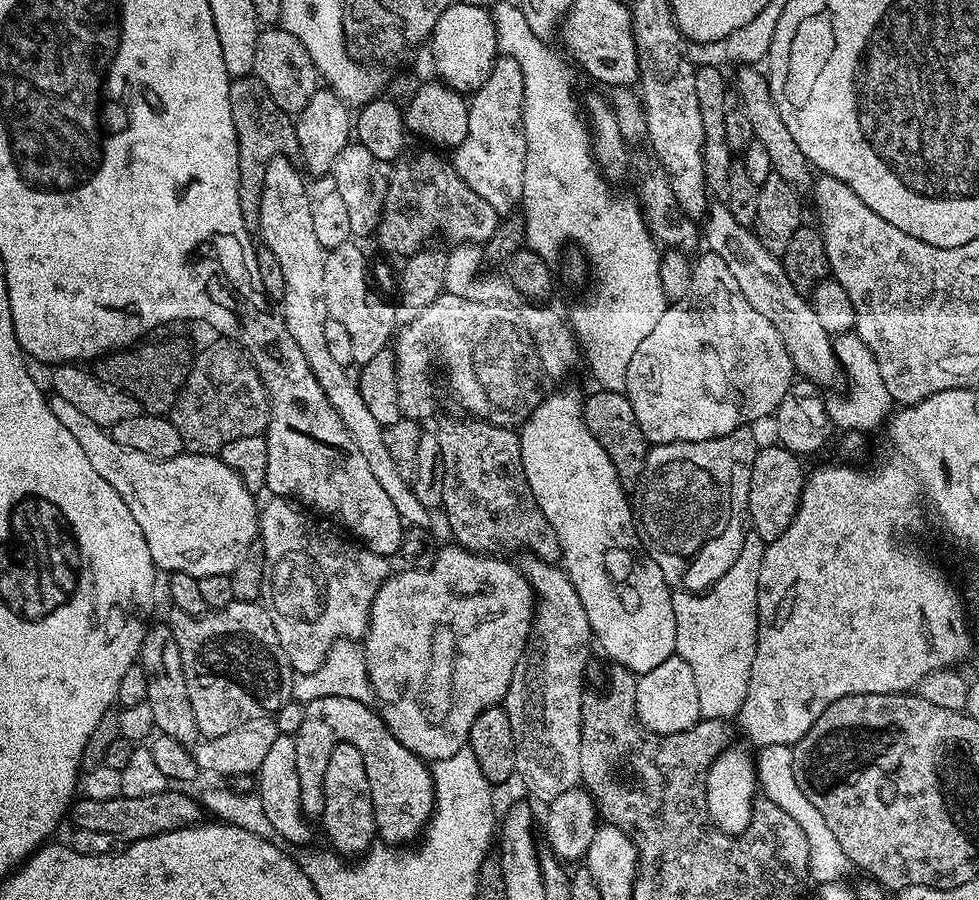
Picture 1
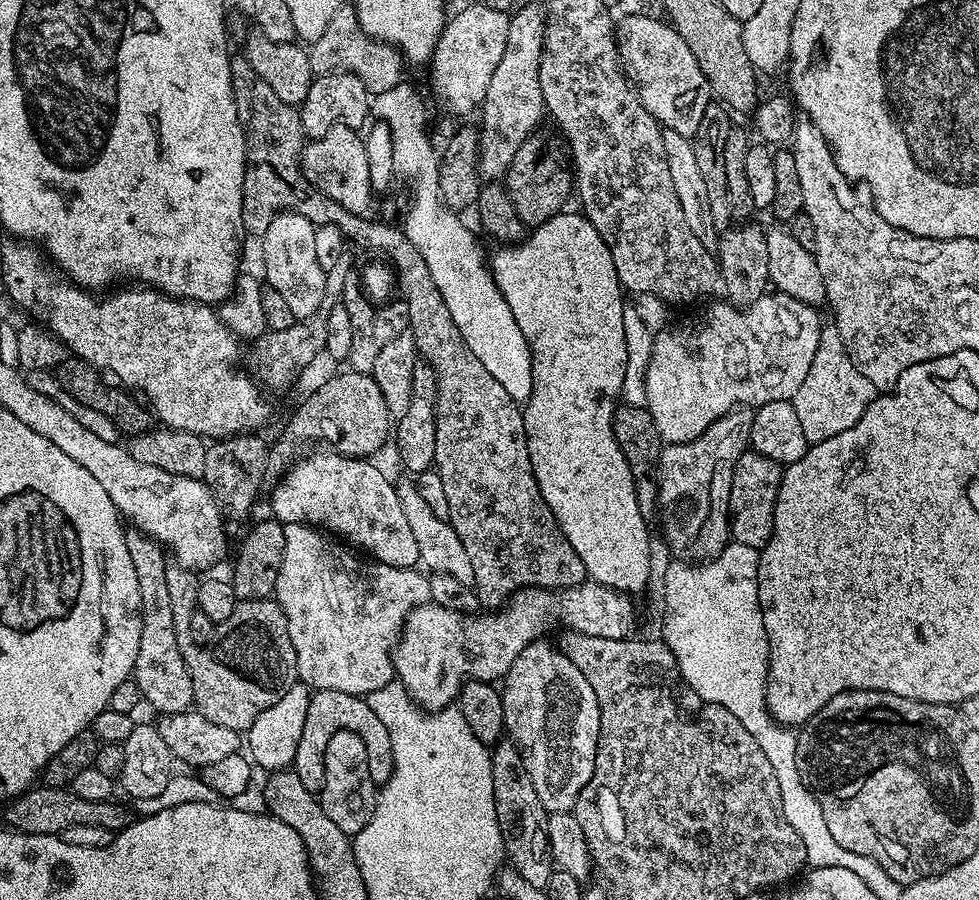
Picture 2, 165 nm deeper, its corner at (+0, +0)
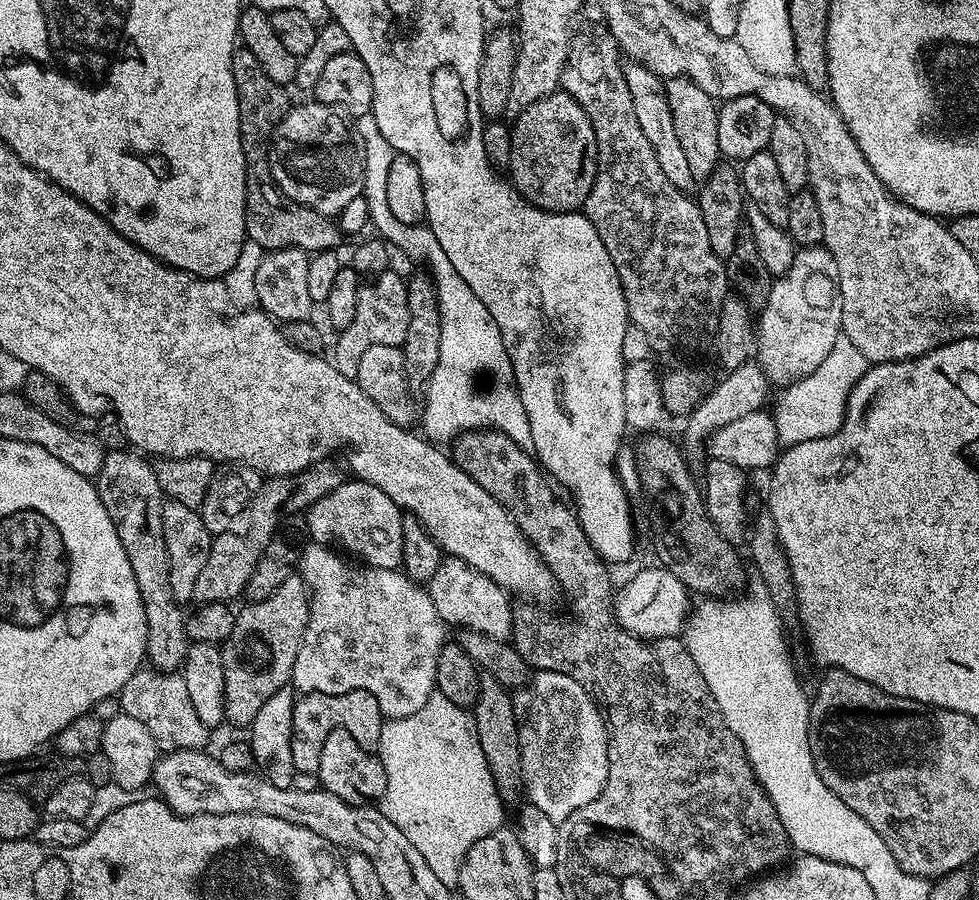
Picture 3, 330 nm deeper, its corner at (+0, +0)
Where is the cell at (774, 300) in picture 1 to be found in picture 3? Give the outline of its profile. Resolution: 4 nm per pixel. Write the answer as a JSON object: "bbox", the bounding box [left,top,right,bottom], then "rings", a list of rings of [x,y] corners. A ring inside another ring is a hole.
{"bbox":[624,62,694,193],"rings":[[[637,62],[624,64],[624,77],[626,86],[630,90],[630,98],[634,102],[634,114],[638,117],[638,126],[642,126],[642,134],[646,134],[650,146],[654,146],[654,158],[658,158],[658,166],[662,166],[662,174],[666,174],[666,178],[670,178],[670,182],[674,182],[678,190],[691,193],[694,181],[686,159],[686,150],[682,150],[682,142],[678,142],[678,130],[674,130],[674,118],[670,114],[665,81],[647,66]]]}

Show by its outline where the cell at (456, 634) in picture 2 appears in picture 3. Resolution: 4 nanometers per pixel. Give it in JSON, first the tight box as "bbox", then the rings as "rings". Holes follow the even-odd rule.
{"bbox":[612,566,690,640],"rings":[[[663,566],[644,568],[636,572],[632,580],[617,587],[612,602],[612,613],[627,632],[641,636],[644,640],[657,640],[667,636],[679,637],[685,631],[690,611],[690,593],[684,583]]]}

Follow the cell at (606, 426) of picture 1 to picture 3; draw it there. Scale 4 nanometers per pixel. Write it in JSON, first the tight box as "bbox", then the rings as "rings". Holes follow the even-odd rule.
{"bbox":[634,431,745,598],"rings":[[[659,431],[641,435],[634,447],[639,489],[648,499],[648,516],[652,519],[652,544],[660,555],[659,563],[674,578],[684,583],[689,593],[700,598],[728,598],[745,587],[744,564],[737,545],[726,542],[710,522],[704,505],[701,485],[692,477],[680,448]]]}

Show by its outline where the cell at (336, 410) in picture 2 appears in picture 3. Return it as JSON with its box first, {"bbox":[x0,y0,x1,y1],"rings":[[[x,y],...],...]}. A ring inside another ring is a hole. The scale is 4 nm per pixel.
{"bbox":[192,462,342,604],"rings":[[[321,462],[312,464],[306,471],[296,472],[292,476],[274,476],[265,479],[258,494],[251,499],[246,509],[234,518],[232,528],[213,537],[210,546],[210,558],[198,574],[198,582],[194,582],[192,600],[200,604],[214,602],[232,602],[235,596],[244,596],[244,587],[258,566],[258,558],[262,550],[270,542],[280,525],[288,517],[307,511],[314,502],[333,492],[342,482],[341,477],[330,476],[328,464]]]}

